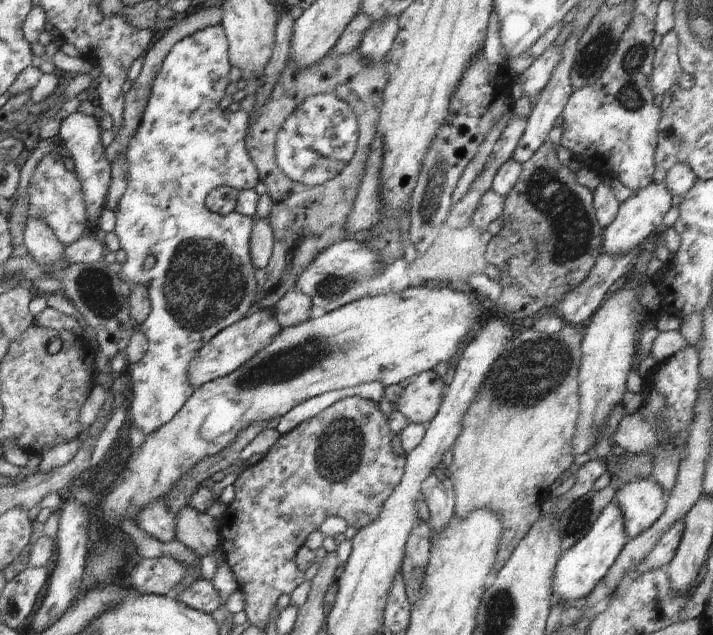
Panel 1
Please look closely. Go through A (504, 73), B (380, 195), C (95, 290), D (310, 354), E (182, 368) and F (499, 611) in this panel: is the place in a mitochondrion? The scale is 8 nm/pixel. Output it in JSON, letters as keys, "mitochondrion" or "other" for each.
{"A":"other","B":"other","C":"mitochondrion","D":"mitochondrion","E":"other","F":"mitochondrion"}

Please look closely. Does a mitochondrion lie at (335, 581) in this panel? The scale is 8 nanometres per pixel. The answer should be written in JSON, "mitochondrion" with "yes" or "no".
{"mitochondrion":"no"}

